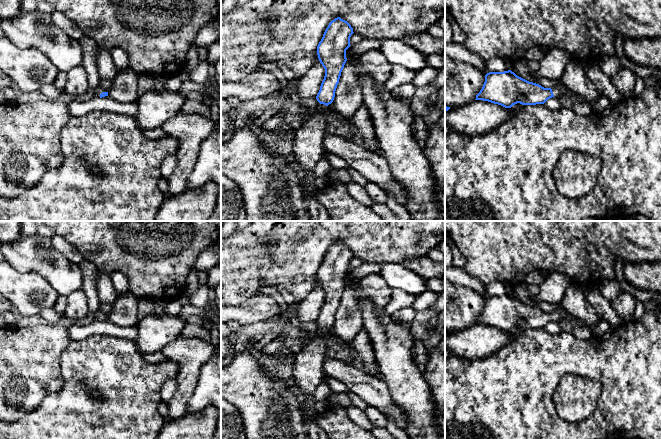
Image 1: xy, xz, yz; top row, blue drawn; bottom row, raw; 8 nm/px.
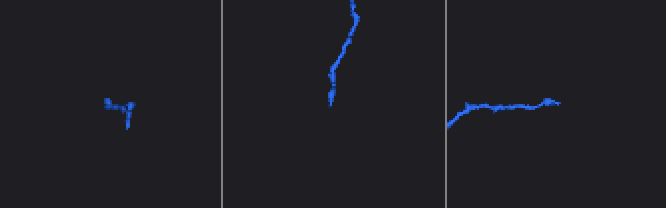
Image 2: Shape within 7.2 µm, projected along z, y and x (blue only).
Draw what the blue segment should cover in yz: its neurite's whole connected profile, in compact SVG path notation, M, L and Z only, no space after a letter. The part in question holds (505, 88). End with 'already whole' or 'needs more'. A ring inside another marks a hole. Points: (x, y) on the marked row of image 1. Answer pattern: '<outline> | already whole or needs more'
M508 70L487 73L483 87L475 100L488 101L511 108L517 103L522 105L544 104L552 97L559 98L563 95L570 95L574 98L576 94L564 85L552 89L544 88Z | needs more

